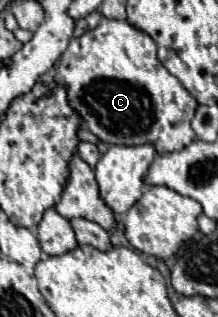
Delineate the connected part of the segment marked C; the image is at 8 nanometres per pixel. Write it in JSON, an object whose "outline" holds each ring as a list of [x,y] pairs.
{"outline":[[[102,19],[102,23],[96,29],[86,31],[82,37],[74,37],[70,41],[68,49],[62,53],[60,63],[56,67],[54,83],[68,83],[68,103],[80,115],[82,129],[88,129],[108,145],[154,145],[154,149],[160,155],[180,151],[196,139],[196,133],[190,123],[194,119],[198,103],[184,89],[184,85],[158,61],[156,49],[158,47],[148,33],[132,27],[126,21],[110,19]]]}

